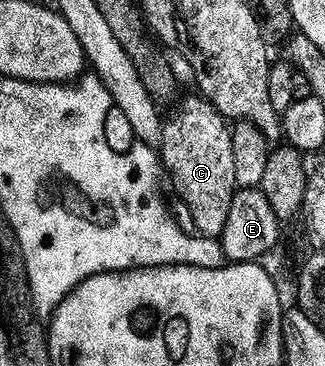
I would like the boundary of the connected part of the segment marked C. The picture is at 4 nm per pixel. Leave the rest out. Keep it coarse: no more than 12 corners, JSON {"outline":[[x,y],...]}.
{"outline":[[208,100],[164,125],[159,160],[196,235],[239,191],[233,128]]}

